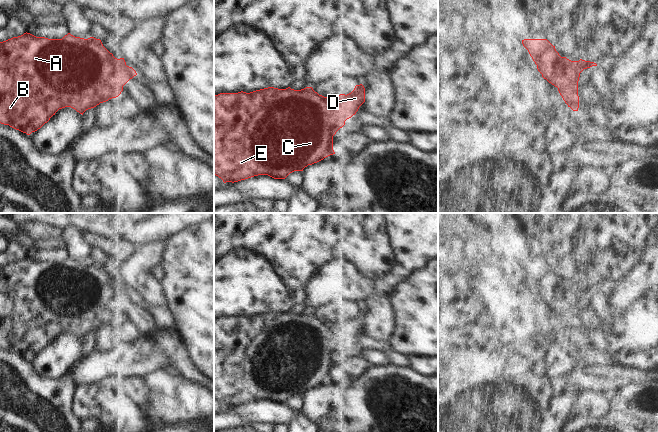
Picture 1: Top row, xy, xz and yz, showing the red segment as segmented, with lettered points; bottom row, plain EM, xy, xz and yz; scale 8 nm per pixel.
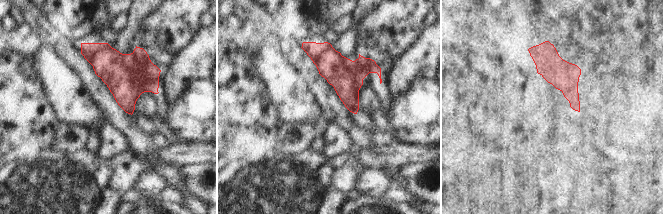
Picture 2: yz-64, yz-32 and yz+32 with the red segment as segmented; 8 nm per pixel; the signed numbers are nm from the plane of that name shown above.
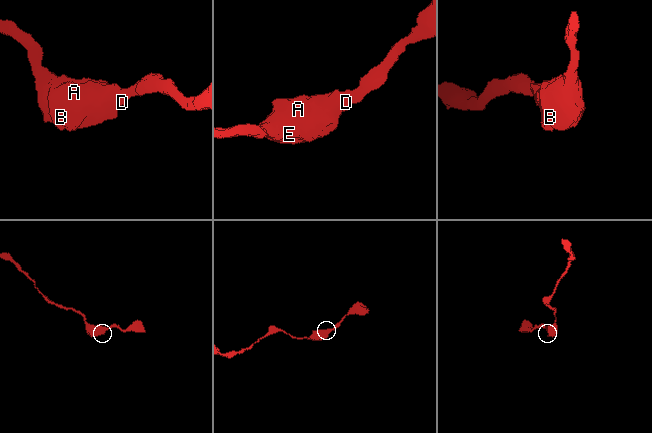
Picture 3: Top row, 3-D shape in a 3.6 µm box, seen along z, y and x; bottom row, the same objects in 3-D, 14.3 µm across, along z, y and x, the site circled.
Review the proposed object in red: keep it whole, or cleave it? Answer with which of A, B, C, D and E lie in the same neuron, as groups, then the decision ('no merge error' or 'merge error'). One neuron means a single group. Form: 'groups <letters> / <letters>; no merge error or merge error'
groups A B C D E; no merge error

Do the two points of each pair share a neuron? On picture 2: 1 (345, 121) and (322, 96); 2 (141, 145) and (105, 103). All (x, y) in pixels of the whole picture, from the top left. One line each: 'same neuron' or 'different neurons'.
1: same neuron
2: same neuron

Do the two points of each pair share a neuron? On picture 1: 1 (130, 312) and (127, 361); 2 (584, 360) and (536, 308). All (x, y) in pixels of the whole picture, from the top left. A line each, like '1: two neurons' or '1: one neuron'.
1: two neurons
2: one neuron

